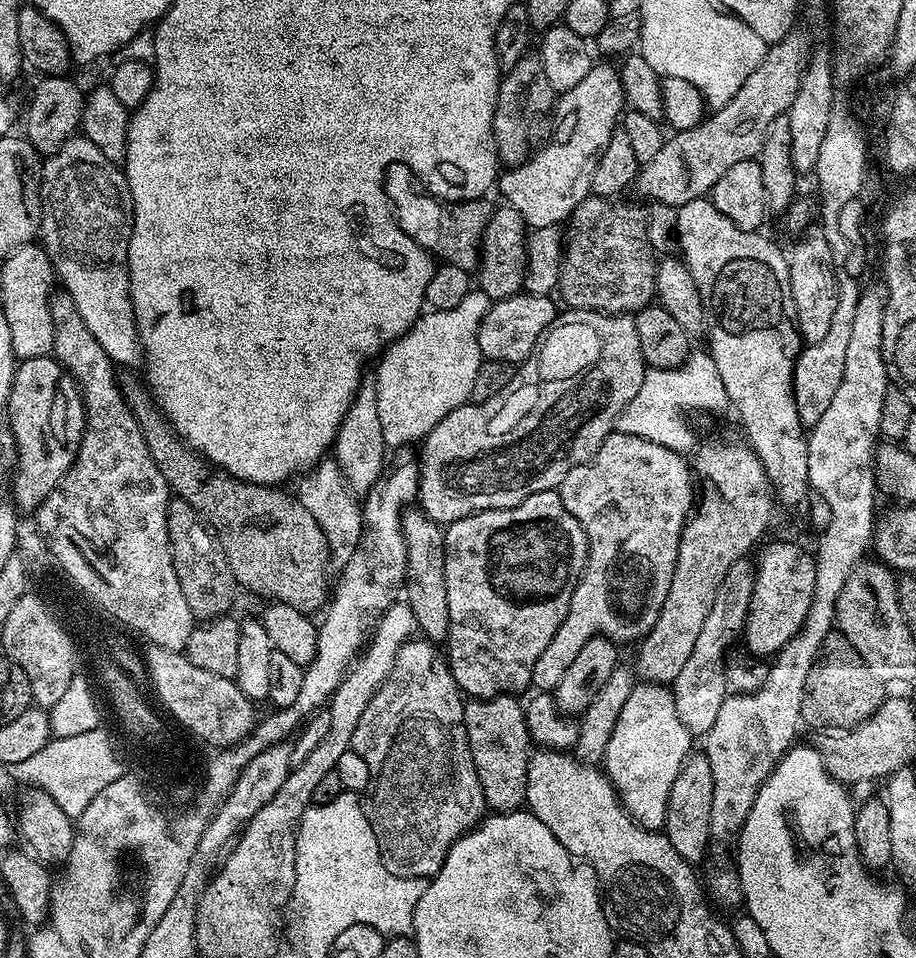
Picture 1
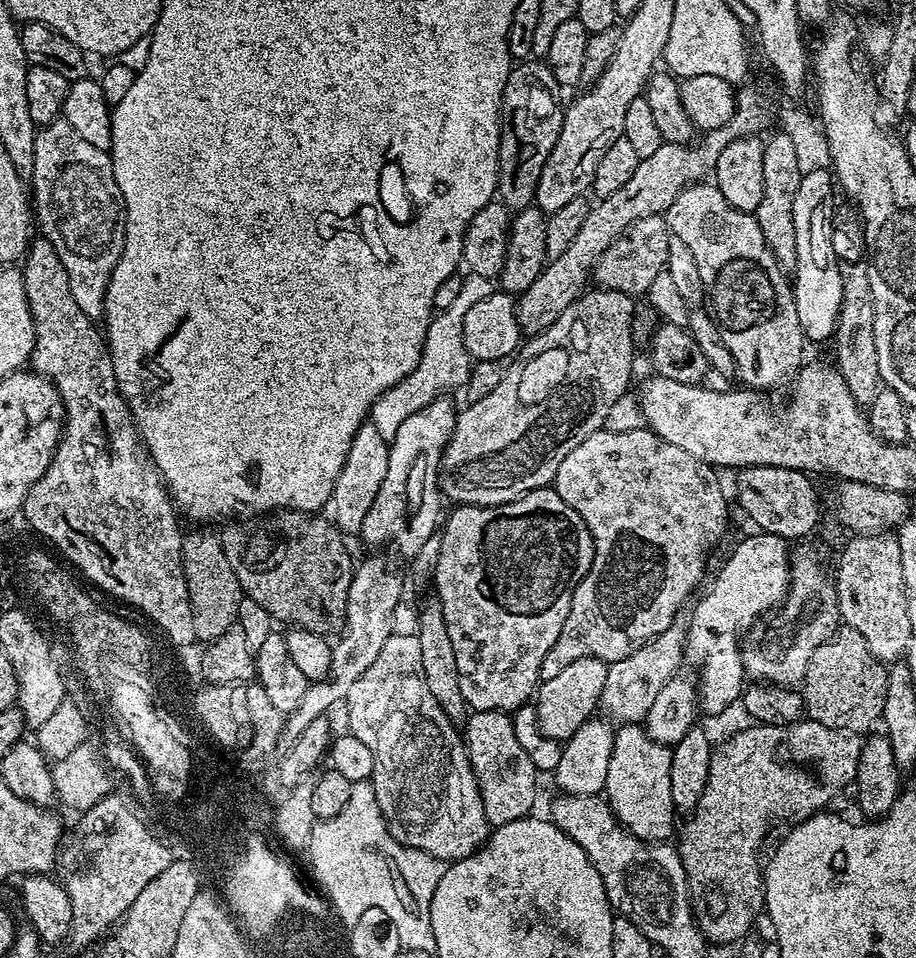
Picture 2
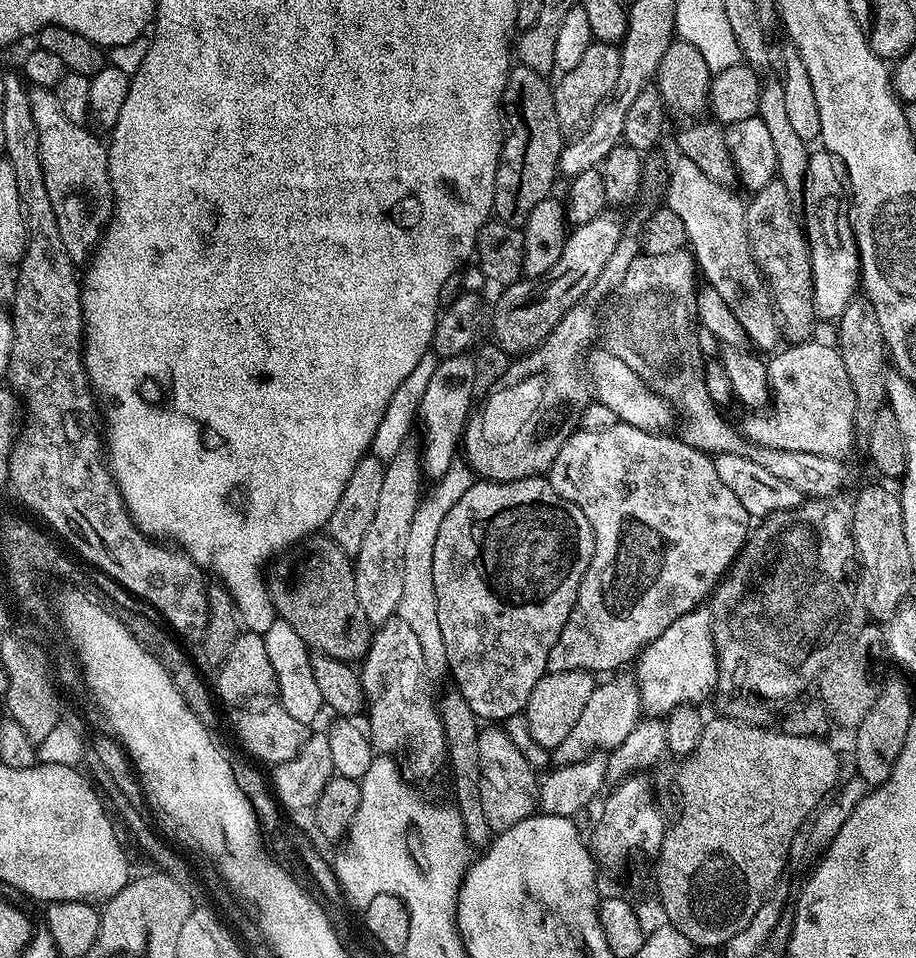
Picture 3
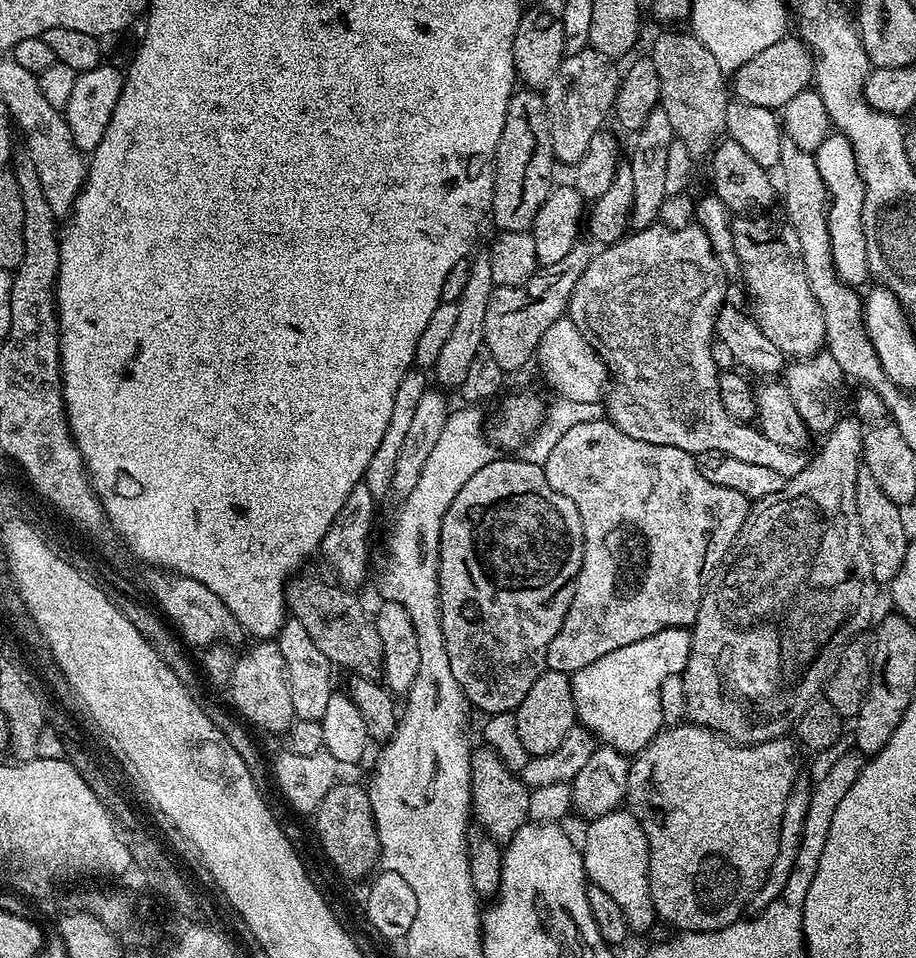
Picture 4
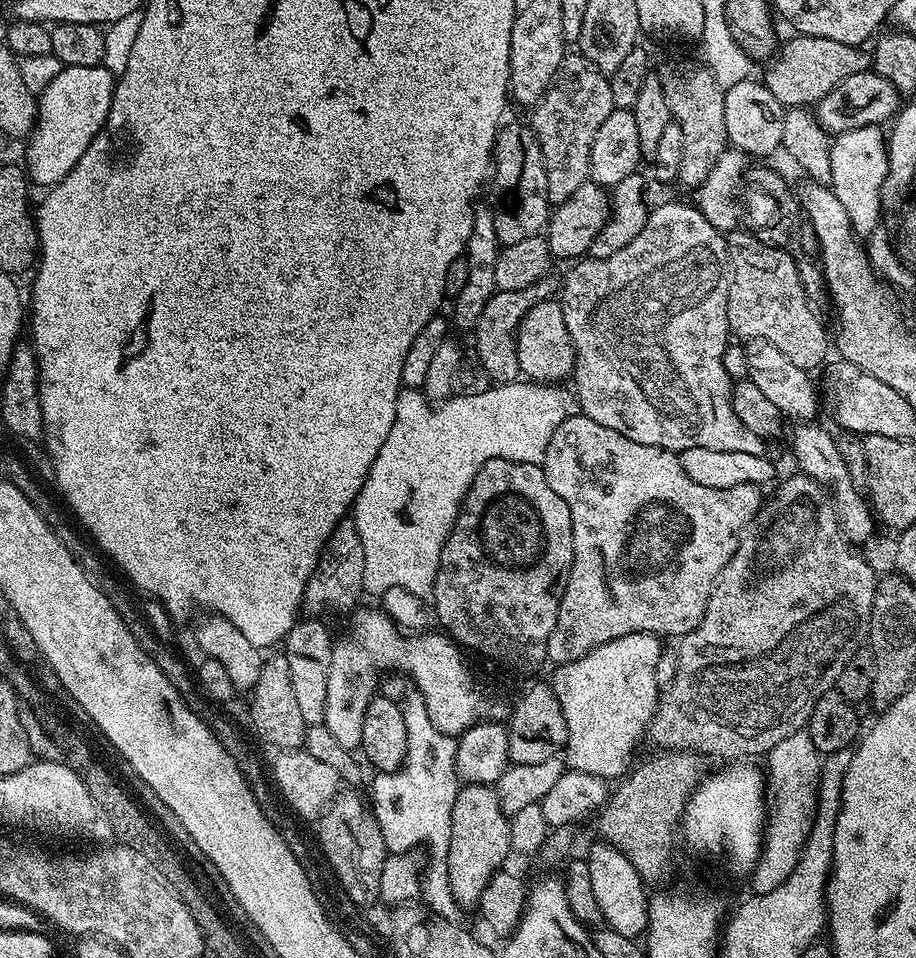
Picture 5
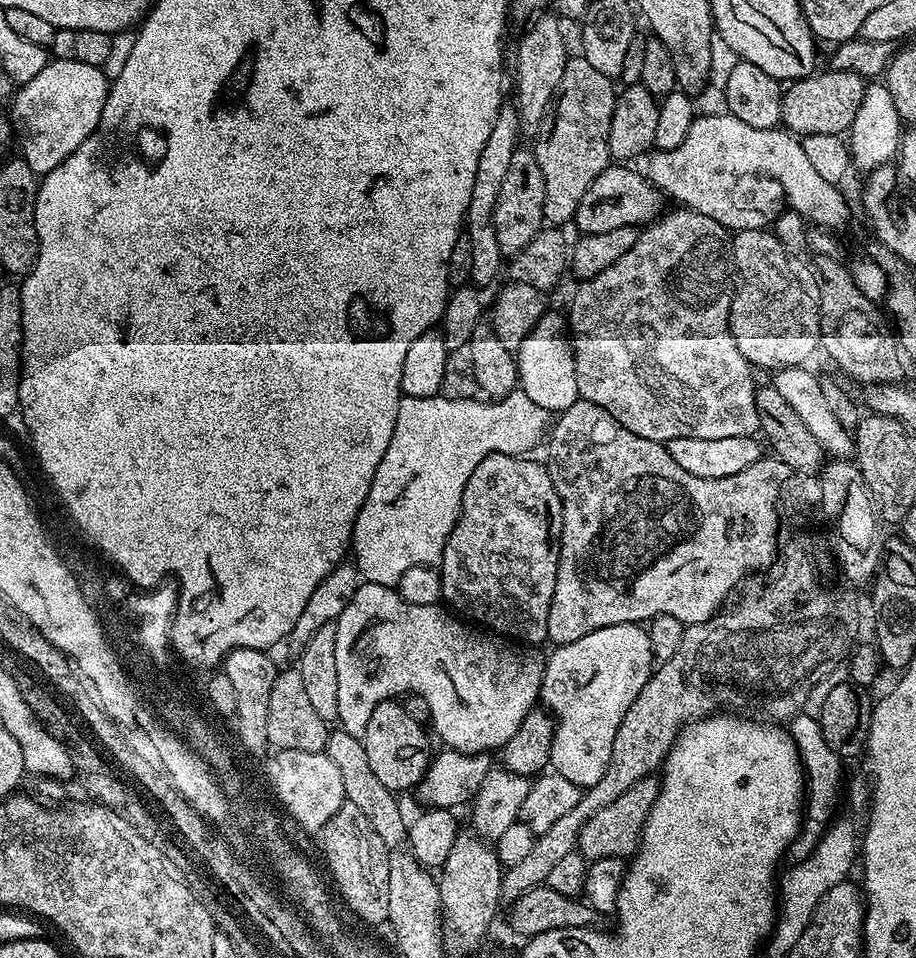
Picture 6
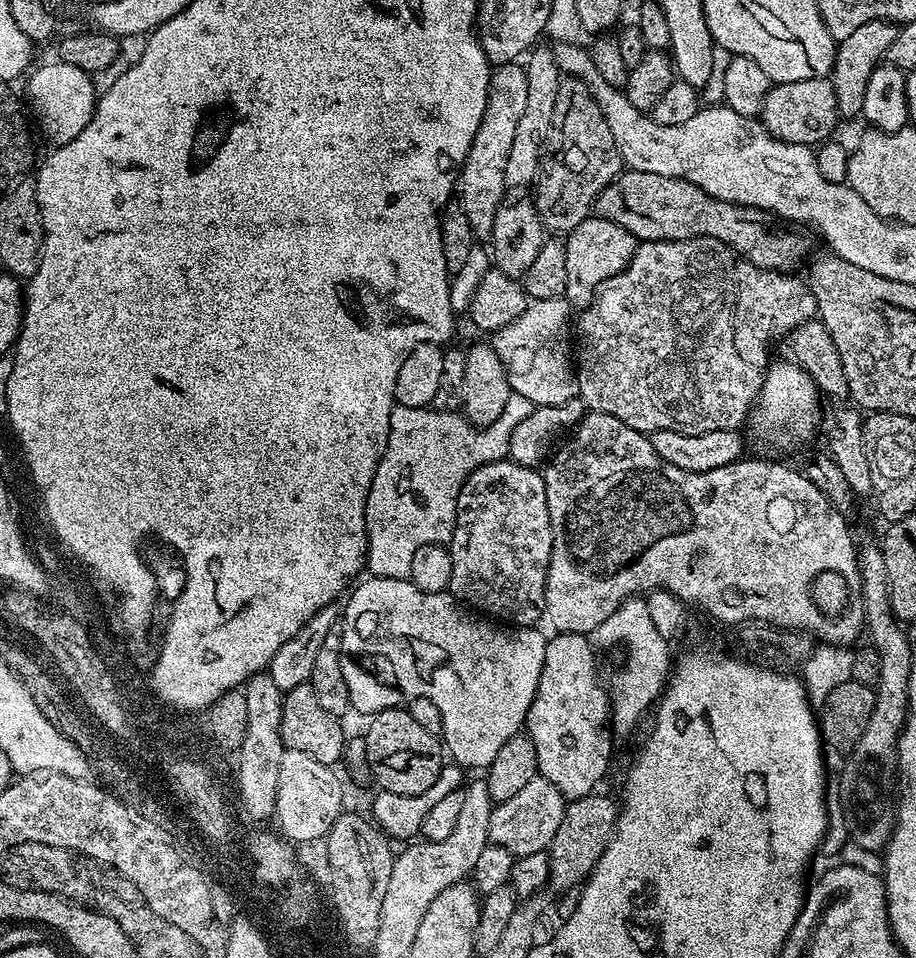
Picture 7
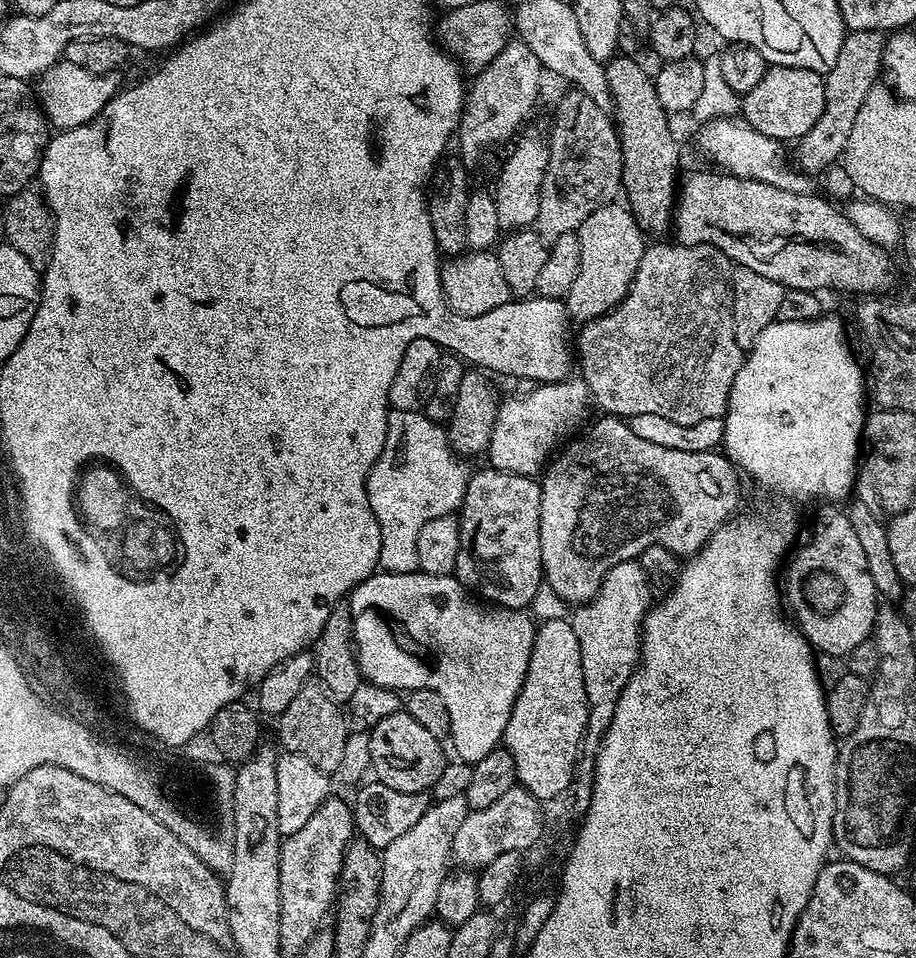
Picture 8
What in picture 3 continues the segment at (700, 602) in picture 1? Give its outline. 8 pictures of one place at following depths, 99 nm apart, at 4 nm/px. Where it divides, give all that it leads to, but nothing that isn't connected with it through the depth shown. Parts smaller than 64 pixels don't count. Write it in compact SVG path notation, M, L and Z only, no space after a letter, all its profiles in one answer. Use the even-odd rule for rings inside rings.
M631 675L615 676L611 677L612 684L597 683L596 691L582 710L582 718L574 722L574 730L566 734L565 740L557 748L551 749L550 760L553 765L582 762L586 757L604 750L600 748L613 750L627 740L631 730L635 728L642 716L640 690Z

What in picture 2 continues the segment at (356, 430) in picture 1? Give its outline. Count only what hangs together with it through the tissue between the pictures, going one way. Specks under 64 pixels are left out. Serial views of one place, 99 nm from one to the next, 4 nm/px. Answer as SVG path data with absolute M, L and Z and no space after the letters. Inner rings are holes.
M365 422L354 434L354 440L350 442L350 452L346 454L346 462L342 466L342 472L338 474L338 482L334 482L332 499L330 501L330 519L333 526L345 537L355 537L362 530L362 522L366 522L366 514L370 514L370 506L374 506L374 498L382 486L382 478L386 478L386 466L388 465L389 441L378 434L378 430L370 423Z

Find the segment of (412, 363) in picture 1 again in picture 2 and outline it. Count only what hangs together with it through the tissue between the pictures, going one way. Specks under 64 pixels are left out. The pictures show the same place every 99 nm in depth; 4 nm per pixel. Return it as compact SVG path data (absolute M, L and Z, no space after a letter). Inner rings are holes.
M468 272L462 279L462 290L458 290L458 298L454 298L454 303L433 315L432 321L430 321L426 330L426 338L422 346L422 354L418 358L418 366L414 366L414 370L410 370L410 374L406 374L406 378L402 378L402 382L390 386L390 390L383 392L372 407L370 423L378 430L378 434L382 434L384 440L391 442L394 434L398 434L398 426L402 426L402 422L406 418L410 418L410 414L414 414L422 406L429 404L434 398L434 394L443 393L445 391L444 384L456 384L459 380L461 383L460 356L462 357L462 341L460 331L462 330L462 318L466 316L466 310L470 310L470 306L474 306L474 302L482 302L482 298L493 295L494 284L493 288L492 284L493 281L489 277Z

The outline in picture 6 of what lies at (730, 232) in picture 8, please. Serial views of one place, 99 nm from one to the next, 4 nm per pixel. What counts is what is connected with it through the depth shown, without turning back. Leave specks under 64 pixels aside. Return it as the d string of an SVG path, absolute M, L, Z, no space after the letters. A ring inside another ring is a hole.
M609 166L602 174L598 174L598 178L594 178L594 182L590 182L590 190L582 194L574 225L576 224L577 233L586 236L606 234L606 230L647 226L661 215L660 200L662 201L660 189L653 185L647 175L640 173L639 176L632 166Z

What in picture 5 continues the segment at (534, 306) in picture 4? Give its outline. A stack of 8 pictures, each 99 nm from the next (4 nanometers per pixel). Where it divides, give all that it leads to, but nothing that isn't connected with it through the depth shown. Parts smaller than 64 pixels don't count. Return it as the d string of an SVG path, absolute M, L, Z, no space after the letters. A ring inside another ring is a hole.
M545 278L534 282L534 286L526 286L526 290L497 290L486 302L486 310L478 318L474 335L476 344L474 351L478 358L482 358L482 366L486 366L486 374L496 384L511 384L521 375L518 366L518 350L516 349L516 330L519 328L522 318L531 310L539 300L547 300L553 295L551 279Z

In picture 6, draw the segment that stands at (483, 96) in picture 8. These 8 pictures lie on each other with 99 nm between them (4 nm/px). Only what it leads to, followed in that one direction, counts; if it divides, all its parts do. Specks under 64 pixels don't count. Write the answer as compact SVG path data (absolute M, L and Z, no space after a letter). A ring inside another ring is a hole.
M501 107L498 118L494 122L494 130L490 130L490 138L486 138L486 146L482 146L482 154L478 157L478 172L474 174L474 190L470 190L466 217L466 239L472 248L472 280L476 282L492 280L502 272L502 253L498 246L498 234L494 234L492 215L494 202L498 202L500 183L502 178L506 178L510 158L518 147L516 136L520 135L520 118L516 115L515 107Z

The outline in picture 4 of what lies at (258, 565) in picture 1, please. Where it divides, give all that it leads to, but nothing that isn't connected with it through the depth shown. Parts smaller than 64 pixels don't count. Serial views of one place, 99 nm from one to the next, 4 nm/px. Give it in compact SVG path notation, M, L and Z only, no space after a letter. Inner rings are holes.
M303 576L289 579L288 587L284 589L291 619L302 622L314 646L318 646L318 650L322 650L337 669L349 668L353 677L379 681L384 671L382 638L378 638L375 619L364 609L357 593L336 582L327 584L316 576Z

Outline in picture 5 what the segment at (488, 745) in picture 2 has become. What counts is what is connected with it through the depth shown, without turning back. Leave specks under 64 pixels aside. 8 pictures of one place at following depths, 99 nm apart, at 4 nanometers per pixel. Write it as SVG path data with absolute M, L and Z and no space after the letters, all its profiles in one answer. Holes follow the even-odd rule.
M464 784L456 793L454 810L450 814L450 842L448 843L448 877L450 890L461 909L479 905L482 892L495 873L505 867L504 859L512 852L510 842L510 817L502 810L495 787L487 784Z

